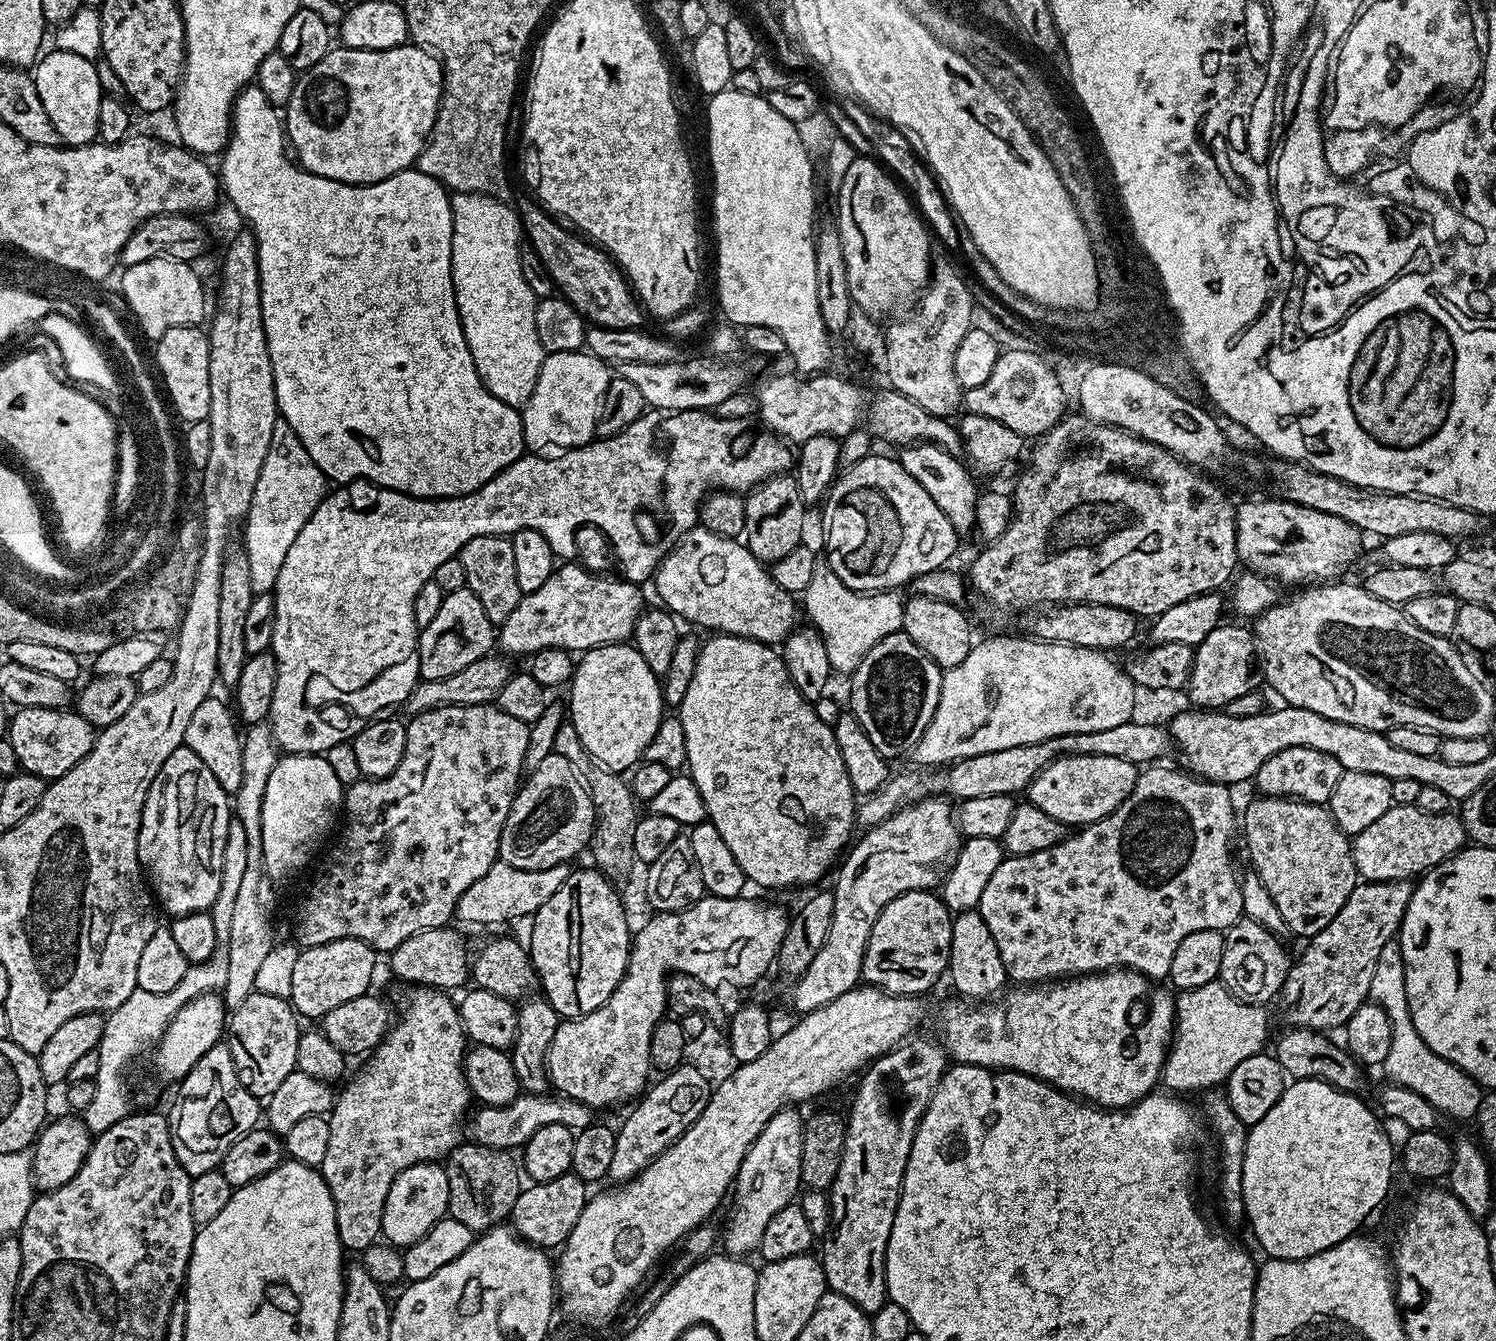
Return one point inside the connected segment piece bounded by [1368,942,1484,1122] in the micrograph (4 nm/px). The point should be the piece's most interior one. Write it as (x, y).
(1409, 1062)

